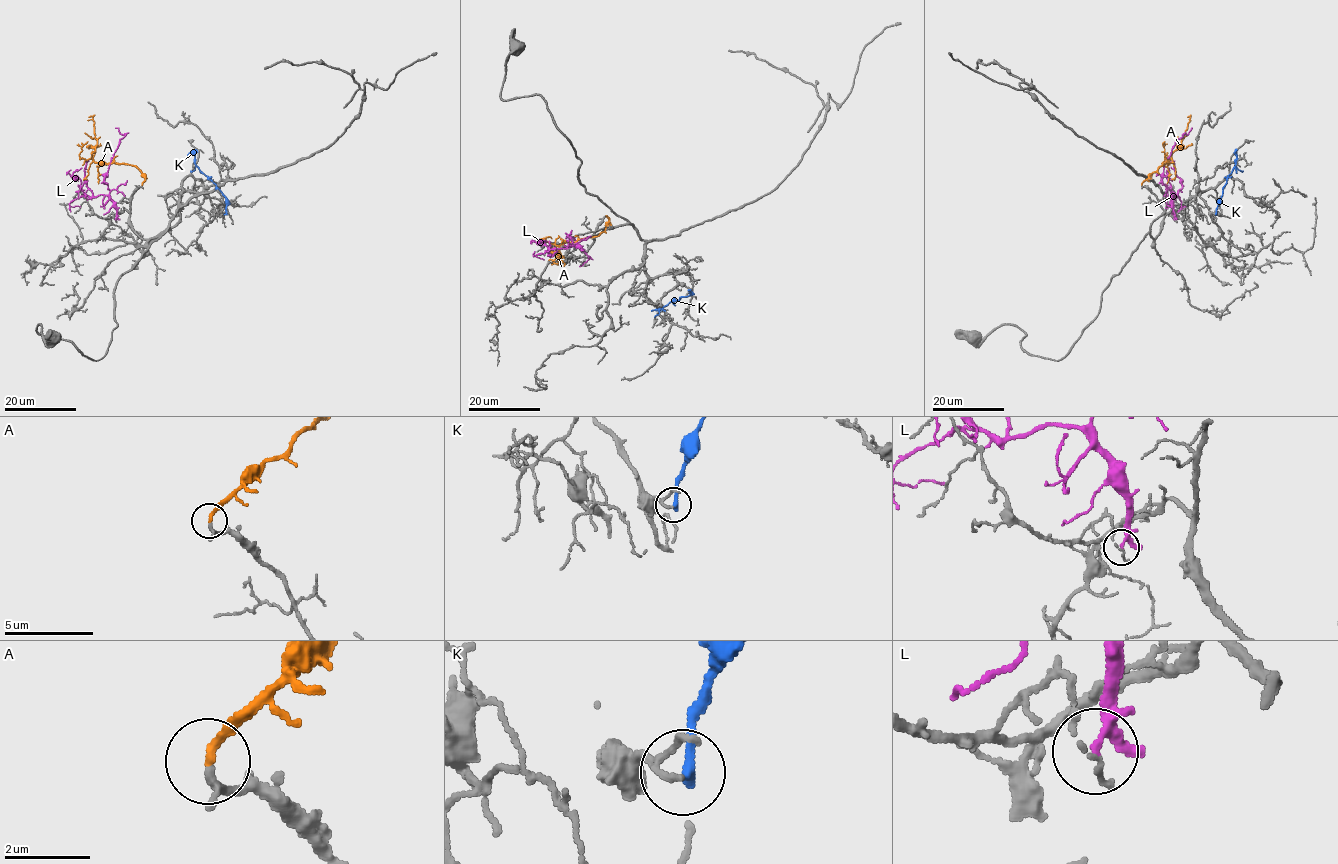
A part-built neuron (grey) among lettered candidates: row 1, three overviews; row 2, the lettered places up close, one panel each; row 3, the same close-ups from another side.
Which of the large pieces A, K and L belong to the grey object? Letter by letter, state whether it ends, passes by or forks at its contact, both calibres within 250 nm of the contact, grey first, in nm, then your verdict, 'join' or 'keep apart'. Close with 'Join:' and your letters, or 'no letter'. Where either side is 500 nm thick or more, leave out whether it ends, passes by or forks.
A: it ends there; 260 nm thick on the grey side, 220 nm on the other; join
K: it ends there; 130 nm thick on the grey side, 280 nm on the other; keep apart
L: it forks there; 140 nm thick on the grey side, 150 nm on the other; keep apart
Join: A

